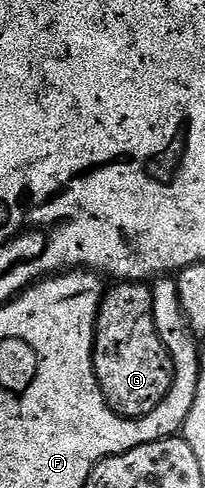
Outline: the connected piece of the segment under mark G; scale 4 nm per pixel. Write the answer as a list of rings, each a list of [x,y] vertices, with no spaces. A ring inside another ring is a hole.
[[[122,281],[113,284],[100,302],[92,344],[95,379],[103,399],[116,415],[124,419],[148,416],[173,387],[172,355],[157,332],[153,293],[144,284]]]

